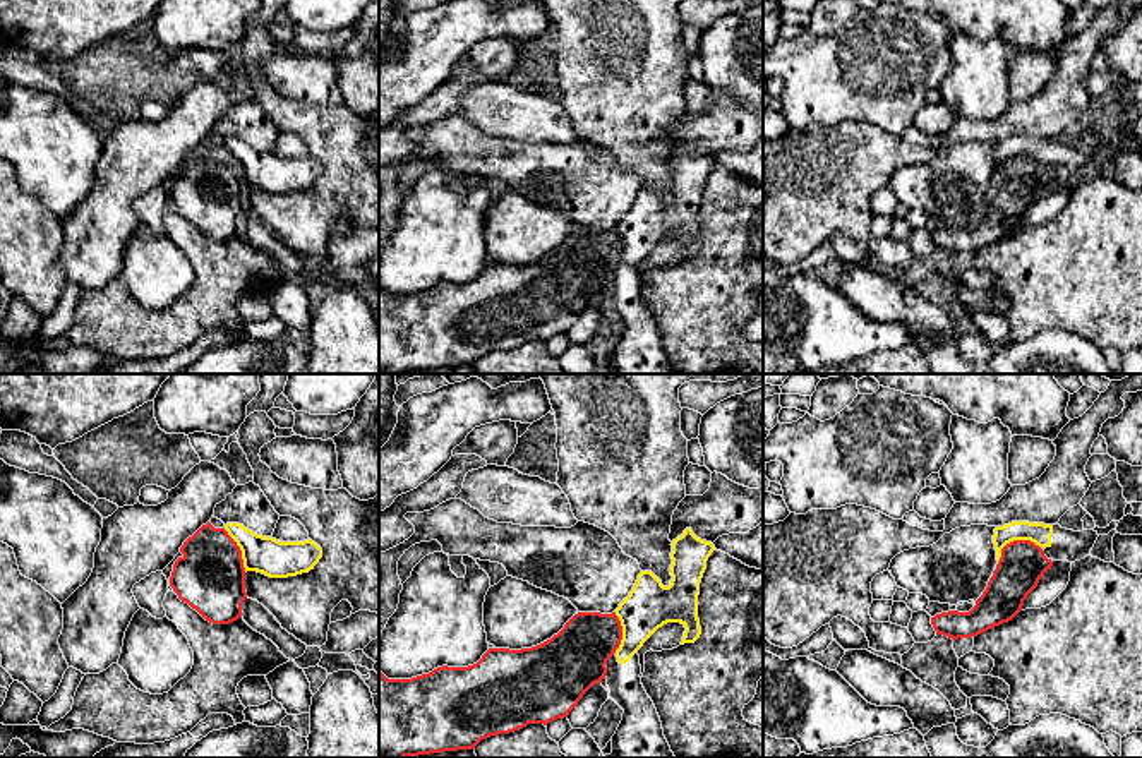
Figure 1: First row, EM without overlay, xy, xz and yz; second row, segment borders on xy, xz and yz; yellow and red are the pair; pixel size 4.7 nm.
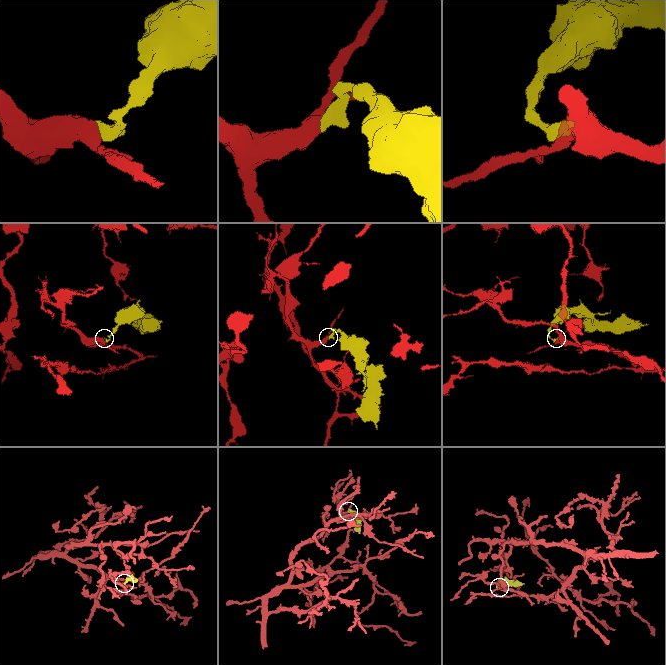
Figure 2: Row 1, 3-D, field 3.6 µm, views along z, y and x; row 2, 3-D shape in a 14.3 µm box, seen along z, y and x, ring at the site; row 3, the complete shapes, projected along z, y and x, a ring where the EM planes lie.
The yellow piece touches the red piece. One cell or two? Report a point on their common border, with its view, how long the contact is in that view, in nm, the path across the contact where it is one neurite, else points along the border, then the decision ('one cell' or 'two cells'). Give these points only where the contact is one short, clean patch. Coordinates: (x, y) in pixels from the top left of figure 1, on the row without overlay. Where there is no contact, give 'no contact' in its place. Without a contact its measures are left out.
contact yz (1014, 155); length 220 nm; border yz (1039, 163), (1029, 156), (1010, 156), (1002, 165), (998, 177); two cells

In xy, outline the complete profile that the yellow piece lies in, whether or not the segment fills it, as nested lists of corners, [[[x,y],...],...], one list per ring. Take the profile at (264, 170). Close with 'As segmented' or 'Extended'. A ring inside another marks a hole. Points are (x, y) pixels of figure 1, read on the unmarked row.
[[[226,139],[225,146],[242,166],[243,183],[269,194],[288,194],[309,189],[322,173],[322,165],[309,156],[279,158],[262,153],[240,139]]]. As segmented

